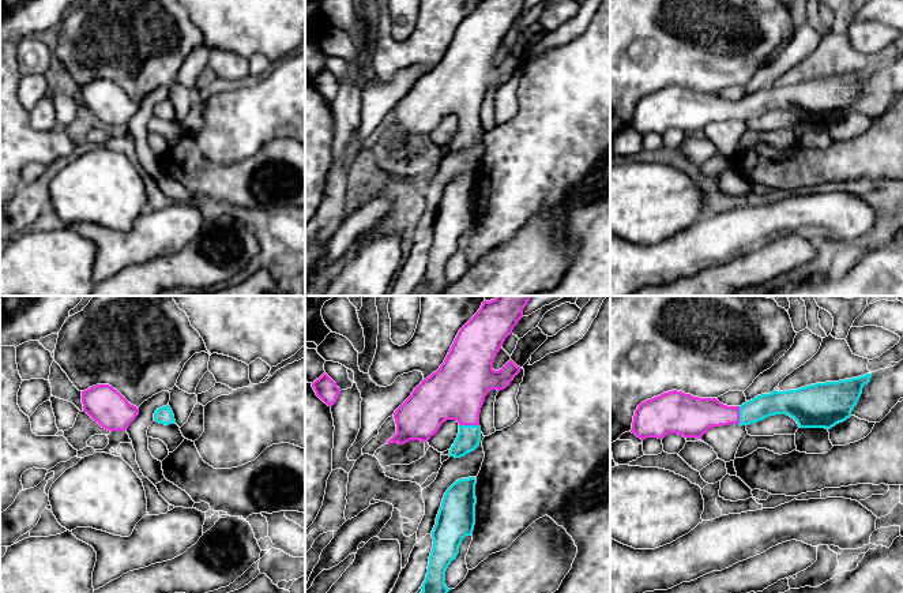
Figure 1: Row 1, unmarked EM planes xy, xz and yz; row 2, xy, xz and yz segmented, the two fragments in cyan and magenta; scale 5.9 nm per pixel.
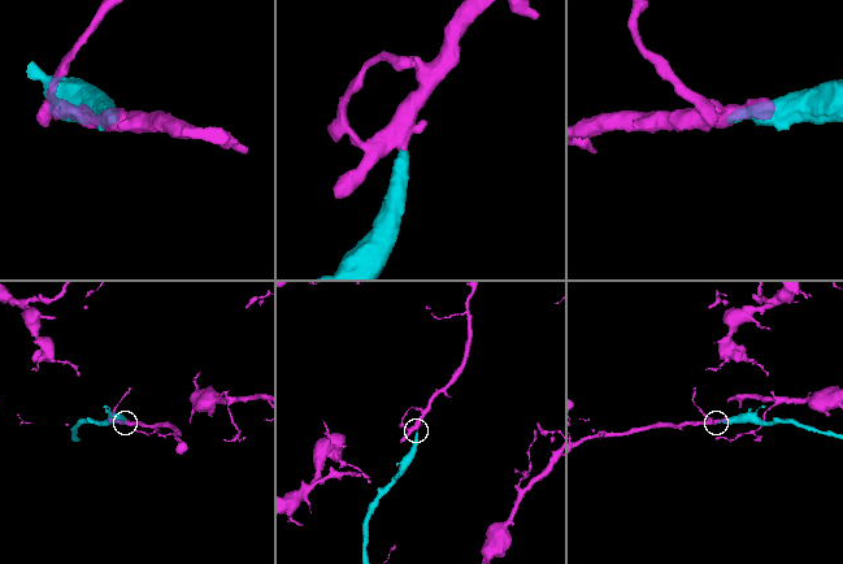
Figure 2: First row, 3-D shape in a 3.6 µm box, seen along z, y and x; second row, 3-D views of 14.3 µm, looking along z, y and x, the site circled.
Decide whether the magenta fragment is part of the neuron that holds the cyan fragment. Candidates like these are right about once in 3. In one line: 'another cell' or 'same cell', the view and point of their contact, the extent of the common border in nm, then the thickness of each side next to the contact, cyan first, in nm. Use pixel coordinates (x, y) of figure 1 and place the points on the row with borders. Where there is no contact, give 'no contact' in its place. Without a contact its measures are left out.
same cell | xz (469, 426) | 120 nm | 140/340 nm

